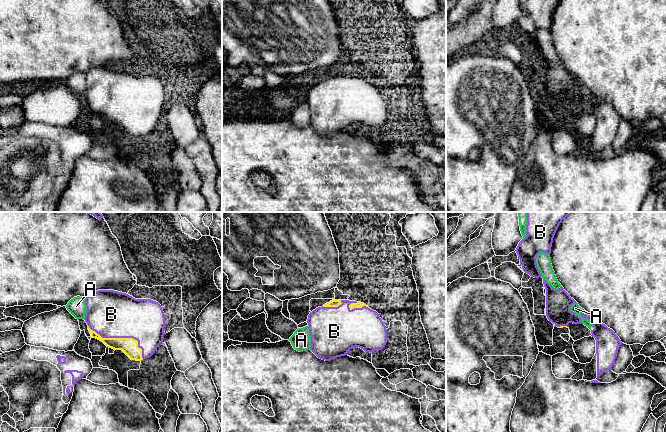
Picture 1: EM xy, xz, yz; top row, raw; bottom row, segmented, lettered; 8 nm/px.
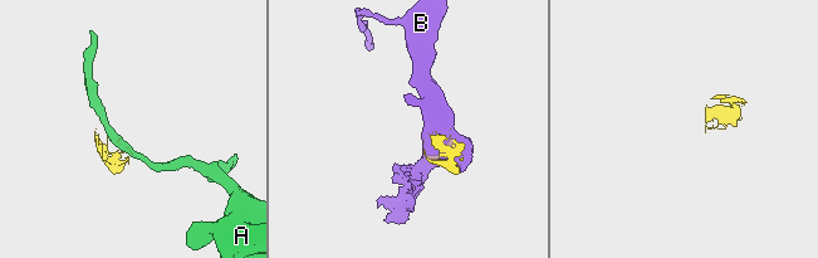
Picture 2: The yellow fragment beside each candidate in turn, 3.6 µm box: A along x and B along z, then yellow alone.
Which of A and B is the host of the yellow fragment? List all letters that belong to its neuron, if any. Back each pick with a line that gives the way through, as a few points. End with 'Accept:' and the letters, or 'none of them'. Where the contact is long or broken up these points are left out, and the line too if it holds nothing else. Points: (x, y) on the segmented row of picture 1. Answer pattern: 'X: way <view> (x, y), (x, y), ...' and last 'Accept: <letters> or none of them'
Accept: B

